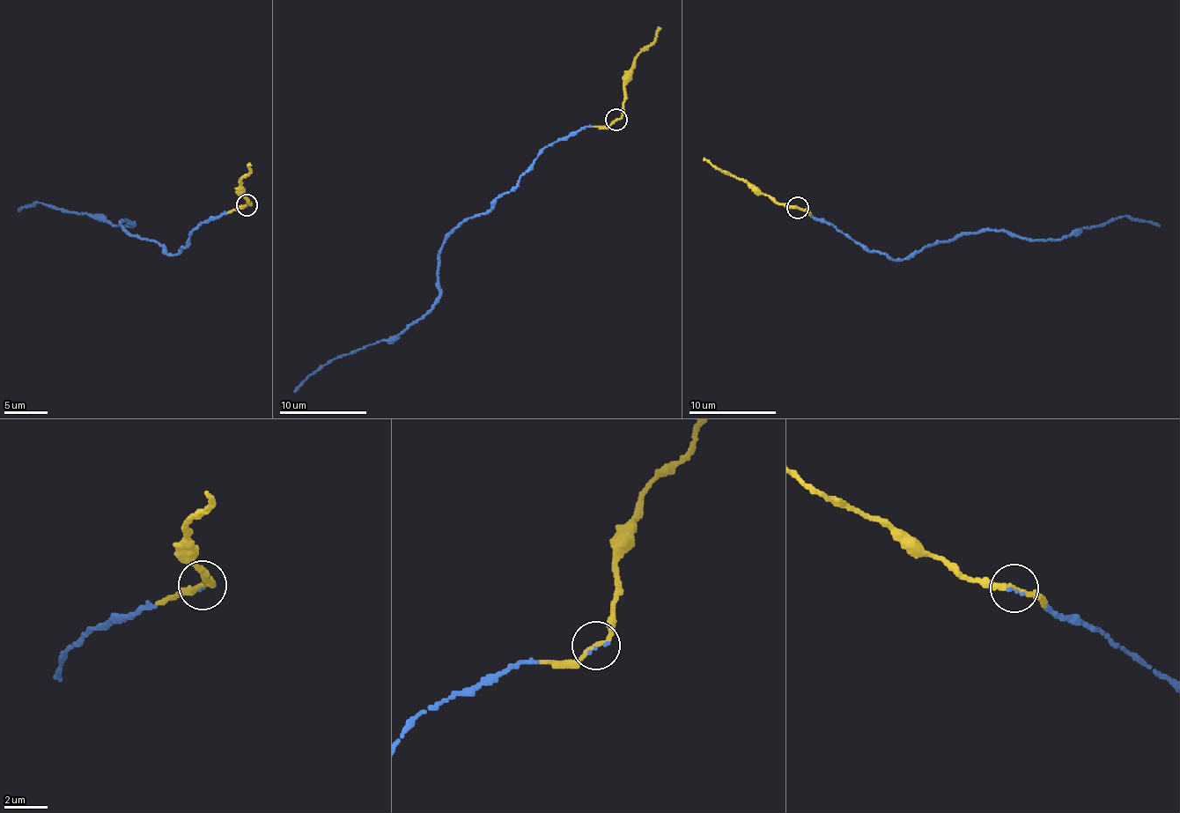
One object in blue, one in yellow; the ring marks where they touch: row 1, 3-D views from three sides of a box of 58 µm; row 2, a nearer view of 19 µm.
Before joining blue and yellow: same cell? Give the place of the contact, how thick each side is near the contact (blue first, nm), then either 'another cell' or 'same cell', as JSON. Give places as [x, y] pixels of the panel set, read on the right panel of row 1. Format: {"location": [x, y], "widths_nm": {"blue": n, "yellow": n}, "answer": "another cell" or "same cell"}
{"location": [797, 208], "widths_nm": {"blue": 130, "yellow": 240}, "answer": "same cell"}

